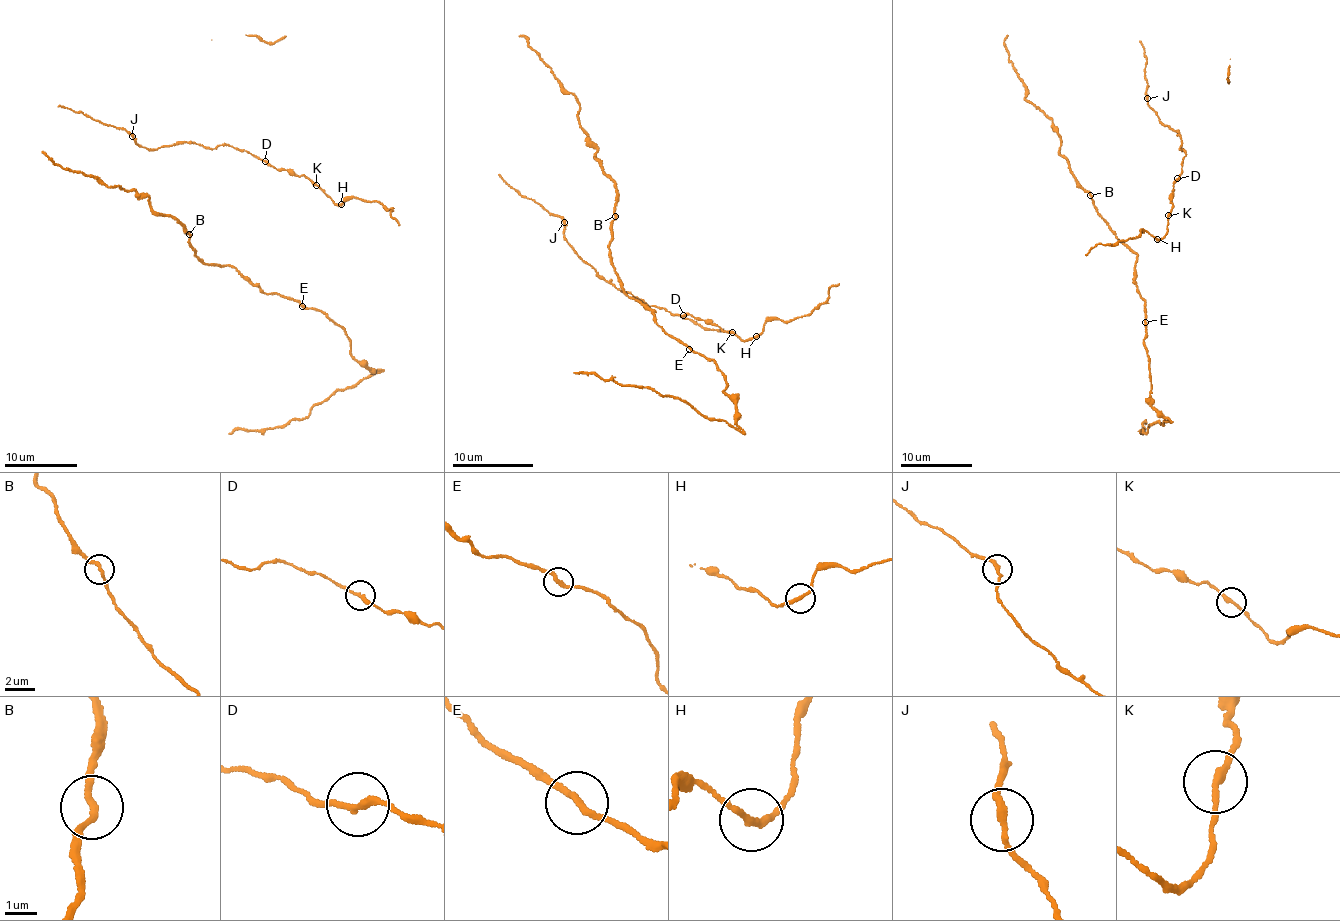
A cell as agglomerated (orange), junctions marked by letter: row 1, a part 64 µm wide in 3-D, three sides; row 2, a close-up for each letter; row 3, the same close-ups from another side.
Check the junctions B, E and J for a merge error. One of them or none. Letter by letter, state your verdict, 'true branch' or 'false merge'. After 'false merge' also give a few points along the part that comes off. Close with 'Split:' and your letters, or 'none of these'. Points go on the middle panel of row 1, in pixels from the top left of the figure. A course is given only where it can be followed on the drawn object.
B: true branch
E: true branch
J: true branch
Split: none of these

